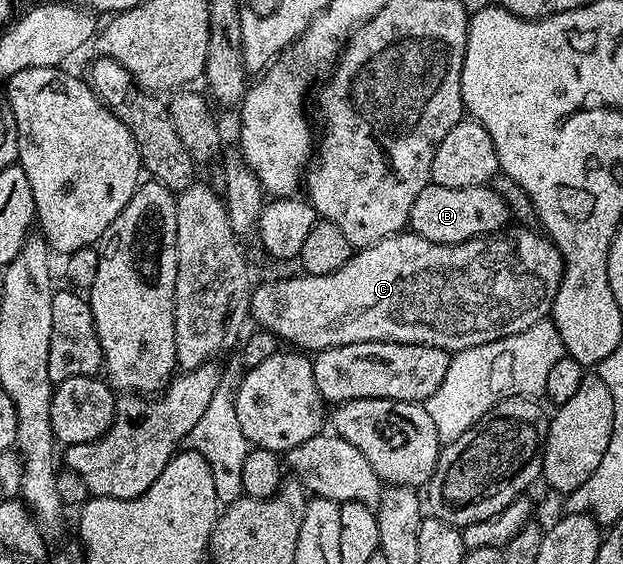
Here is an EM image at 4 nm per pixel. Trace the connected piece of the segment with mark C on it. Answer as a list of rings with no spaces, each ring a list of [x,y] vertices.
[[[531,228],[508,229],[506,232],[488,234],[481,238],[474,238],[468,242],[459,242],[456,246],[449,244],[437,244],[425,240],[419,234],[404,232],[394,234],[385,240],[381,240],[372,246],[364,246],[352,253],[351,259],[337,272],[328,274],[305,274],[300,273],[299,278],[279,278],[276,282],[263,282],[251,291],[250,317],[259,321],[258,325],[269,333],[275,334],[284,343],[292,342],[292,347],[303,352],[318,352],[328,350],[334,346],[345,344],[361,344],[362,342],[400,342],[401,344],[413,344],[414,346],[432,346],[448,352],[484,346],[493,340],[501,340],[505,336],[513,336],[517,332],[525,332],[533,324],[544,321],[550,315],[551,305],[557,296],[557,288],[563,279],[565,263],[559,254],[559,247],[550,238],[542,233],[534,234]]]

